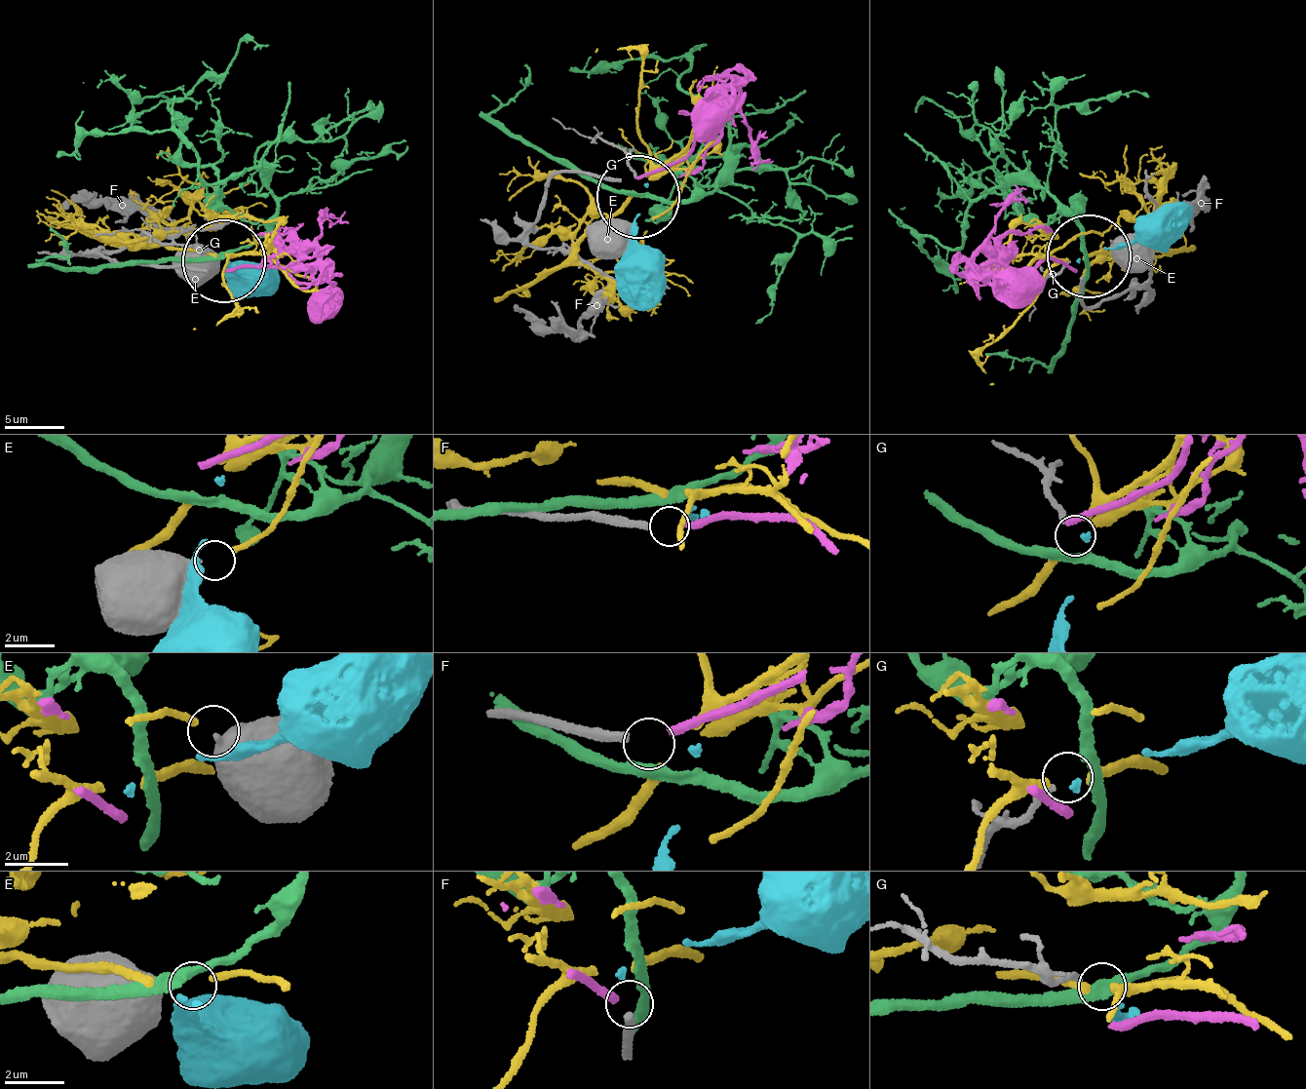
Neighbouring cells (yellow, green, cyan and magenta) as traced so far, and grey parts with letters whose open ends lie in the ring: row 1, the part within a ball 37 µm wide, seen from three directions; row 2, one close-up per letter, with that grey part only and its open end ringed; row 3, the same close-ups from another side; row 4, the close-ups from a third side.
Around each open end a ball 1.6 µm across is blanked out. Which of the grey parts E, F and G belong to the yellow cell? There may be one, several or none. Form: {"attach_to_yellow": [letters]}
{"attach_to_yellow": ["E"]}

